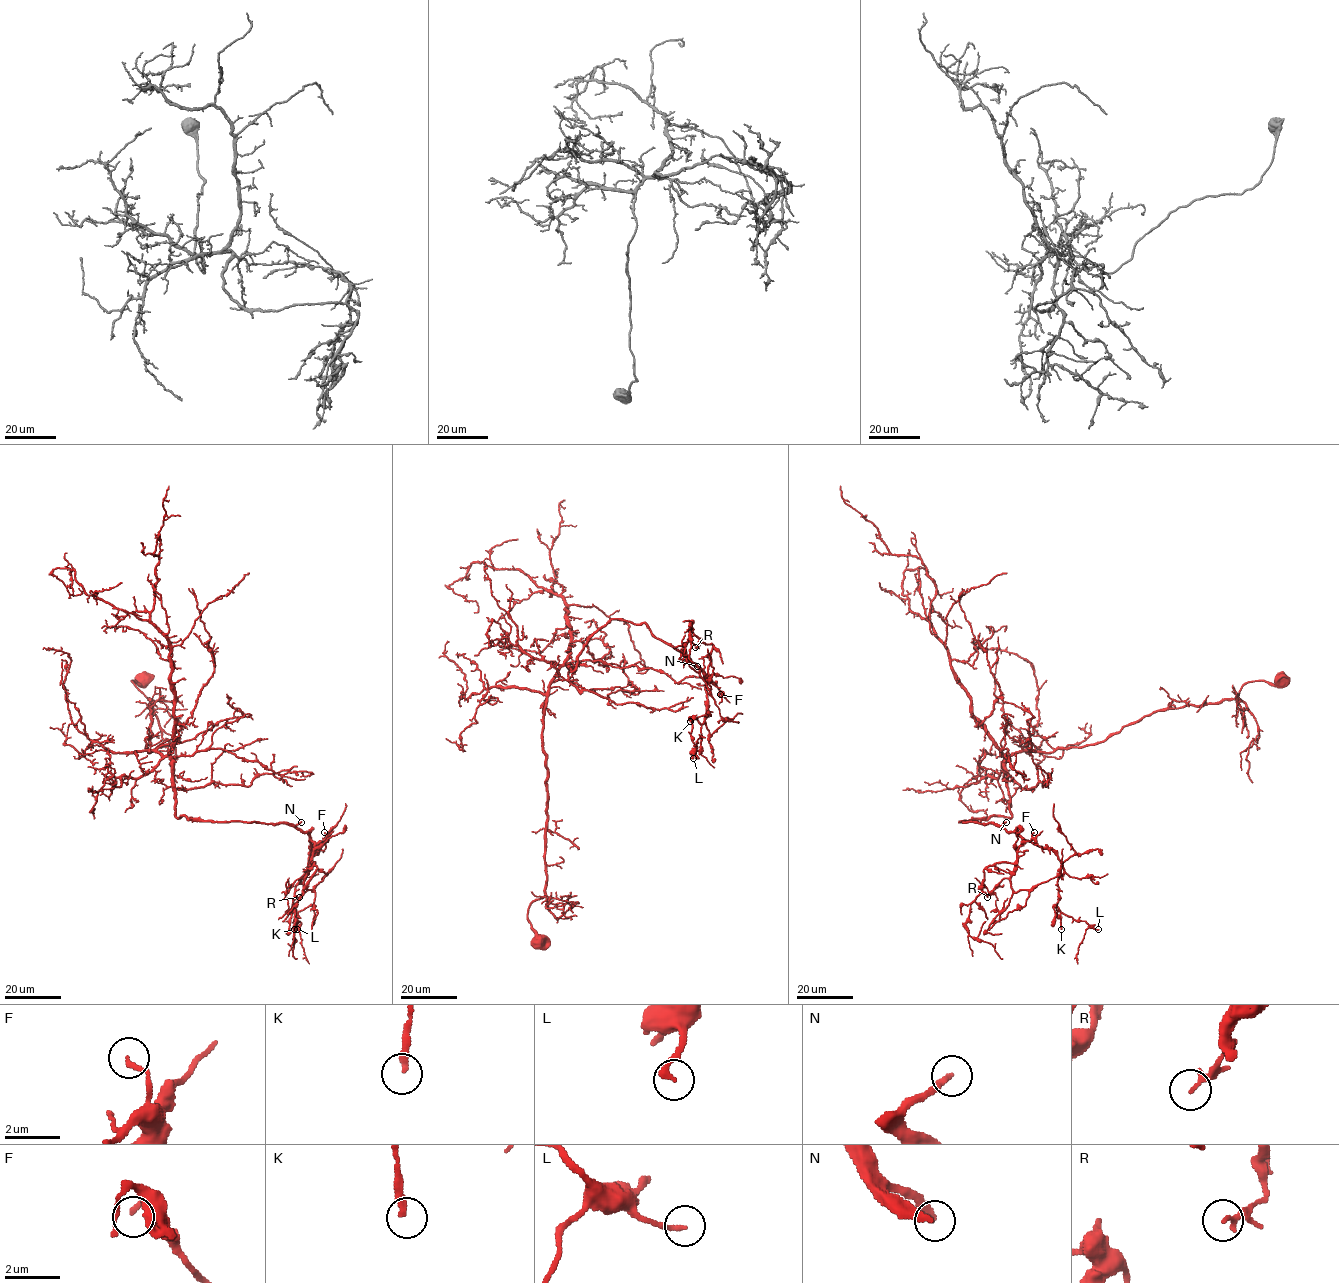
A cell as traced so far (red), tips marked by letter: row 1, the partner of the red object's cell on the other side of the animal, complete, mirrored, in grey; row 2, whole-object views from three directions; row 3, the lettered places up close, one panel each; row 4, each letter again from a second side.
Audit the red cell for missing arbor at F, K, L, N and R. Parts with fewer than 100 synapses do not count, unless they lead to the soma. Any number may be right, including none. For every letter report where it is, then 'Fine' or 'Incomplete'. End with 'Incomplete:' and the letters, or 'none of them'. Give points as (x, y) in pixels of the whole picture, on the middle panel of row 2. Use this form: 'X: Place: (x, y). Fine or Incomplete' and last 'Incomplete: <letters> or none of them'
F: Place: (720, 694). Fine
K: Place: (690, 721). Fine
L: Place: (693, 758). Fine
N: Place: (697, 666). Incomplete
R: Place: (695, 647). Fine
Incomplete: N

